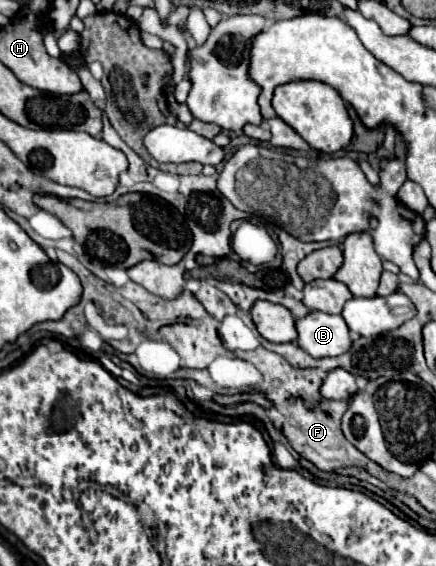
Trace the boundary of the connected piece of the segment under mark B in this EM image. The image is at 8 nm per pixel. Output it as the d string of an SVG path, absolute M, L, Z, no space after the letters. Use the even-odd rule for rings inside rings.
M309 312L305 318L295 320L297 328L297 346L303 348L313 358L339 356L349 350L351 338L345 320L335 314Z

